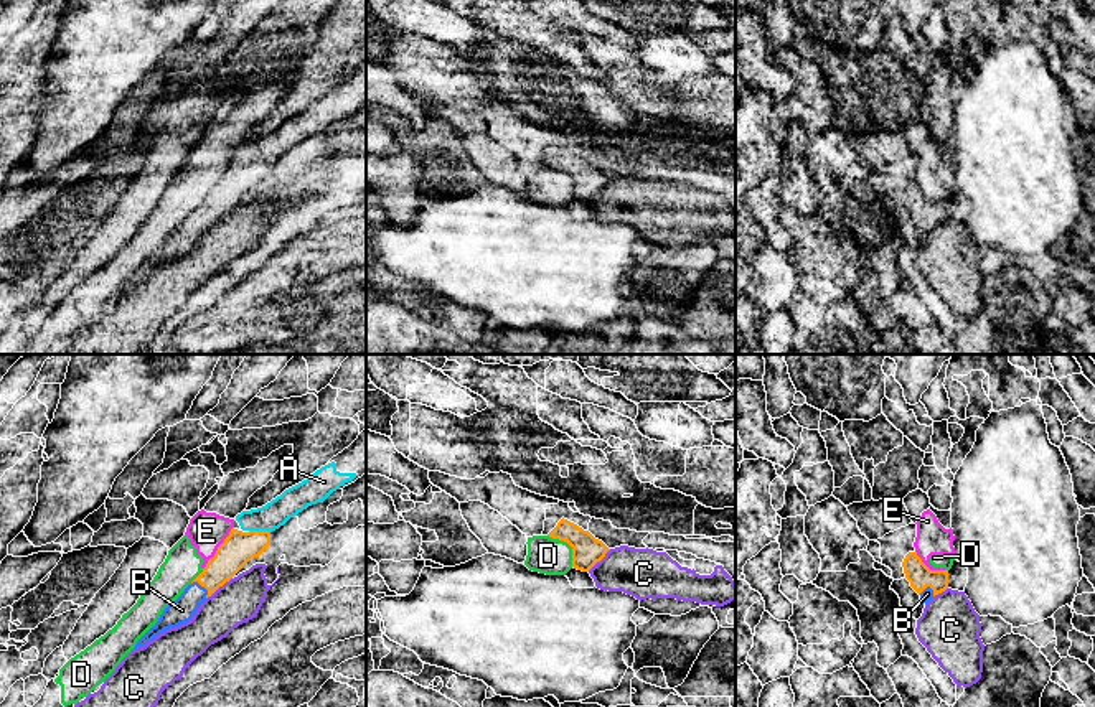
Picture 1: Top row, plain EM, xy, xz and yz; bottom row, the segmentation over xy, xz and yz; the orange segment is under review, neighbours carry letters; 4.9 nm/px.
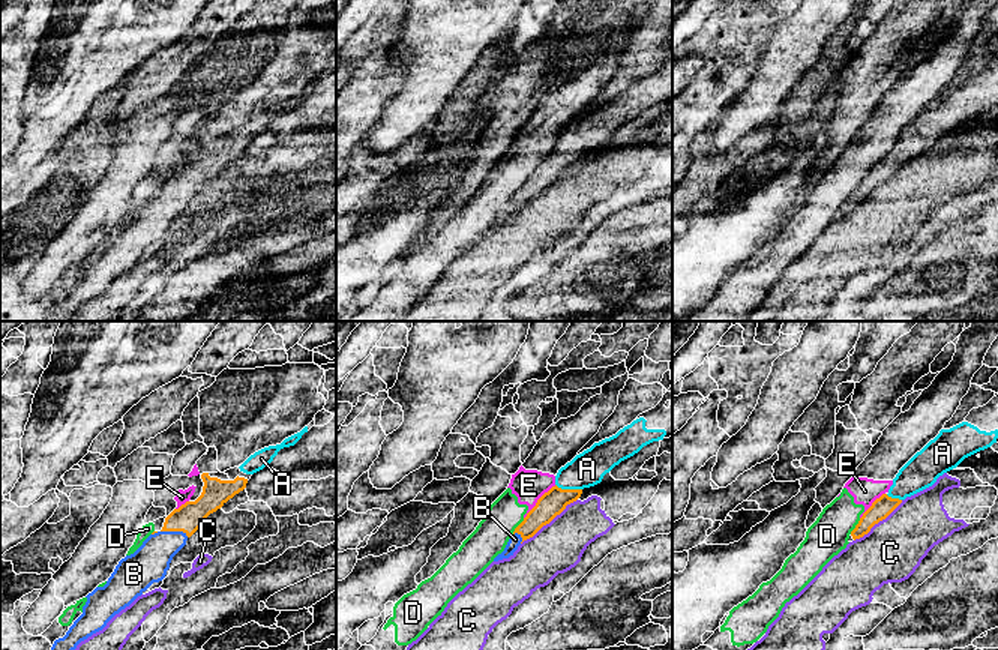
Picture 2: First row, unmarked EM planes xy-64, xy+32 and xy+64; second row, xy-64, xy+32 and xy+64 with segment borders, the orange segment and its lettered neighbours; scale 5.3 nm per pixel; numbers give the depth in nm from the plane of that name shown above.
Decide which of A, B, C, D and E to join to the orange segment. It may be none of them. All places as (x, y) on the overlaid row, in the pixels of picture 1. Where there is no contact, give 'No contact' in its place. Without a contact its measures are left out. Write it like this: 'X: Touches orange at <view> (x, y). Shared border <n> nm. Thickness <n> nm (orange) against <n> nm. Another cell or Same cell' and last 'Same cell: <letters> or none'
A: Touches orange at xy (259, 531). Shared border 110 nm. Thickness 160 nm (orange) against 130 nm. Same cell
B: Touches orange at xy (203, 585). Shared border 110 nm. Thickness 160 nm (orange) against 120 nm. Same cell
C: Touches orange at xy (218, 587). Shared border 170 nm. Thickness 160 nm (orange) against 220 nm. Another cell
D: Touches orange at xz (569, 544). Shared border 200 nm. Thickness 150 nm (orange) against 180 nm. Another cell
E: Touches orange at xy (218, 547). Shared border 260 nm. Thickness 160 nm (orange) against 190 nm. Another cell
Same cell: A, B

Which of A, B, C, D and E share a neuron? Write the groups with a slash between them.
A B / C / D E

